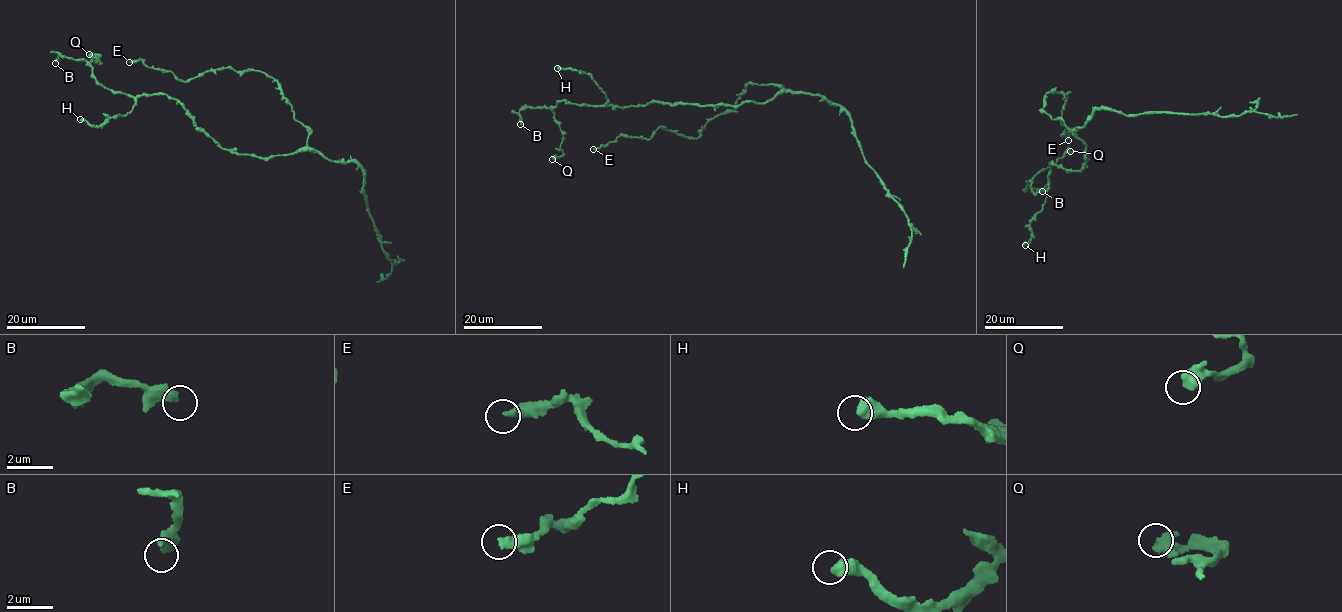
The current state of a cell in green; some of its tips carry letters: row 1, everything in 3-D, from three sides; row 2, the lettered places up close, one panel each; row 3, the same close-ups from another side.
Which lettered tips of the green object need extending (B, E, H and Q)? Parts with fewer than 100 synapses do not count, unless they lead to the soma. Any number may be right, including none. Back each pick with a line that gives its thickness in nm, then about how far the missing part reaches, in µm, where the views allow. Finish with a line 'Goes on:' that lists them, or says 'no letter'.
Goes on: no letter

